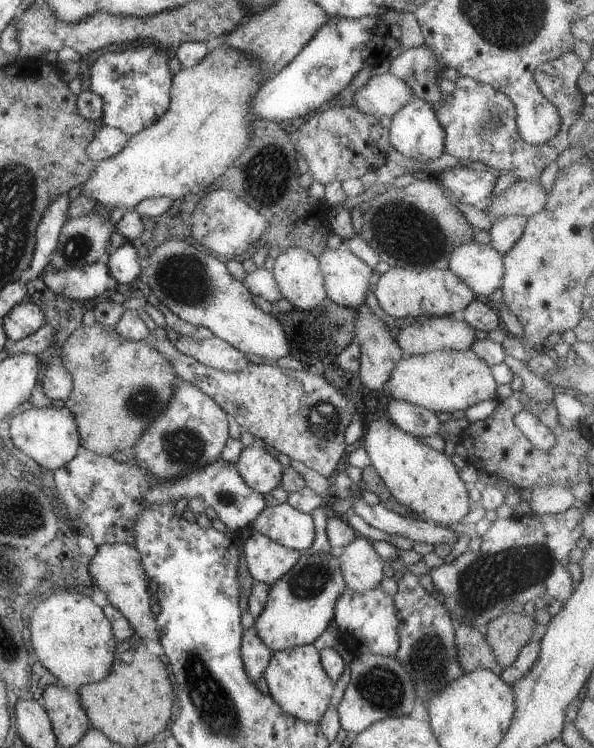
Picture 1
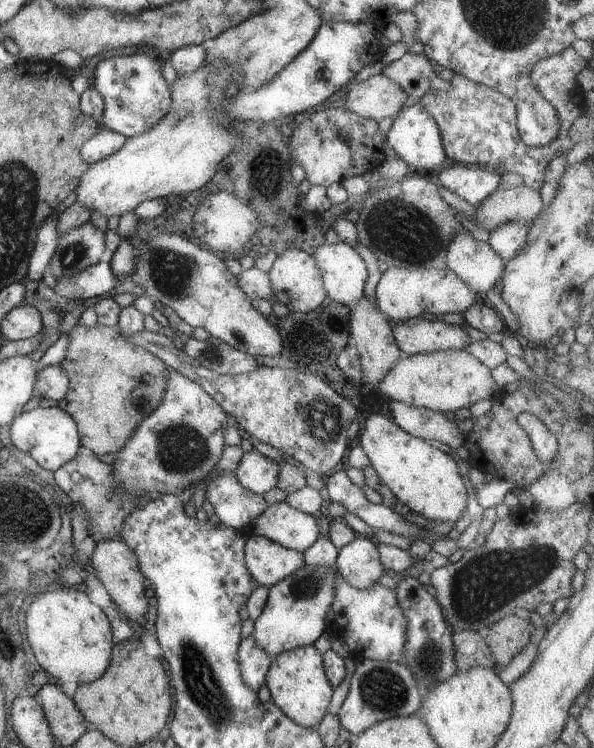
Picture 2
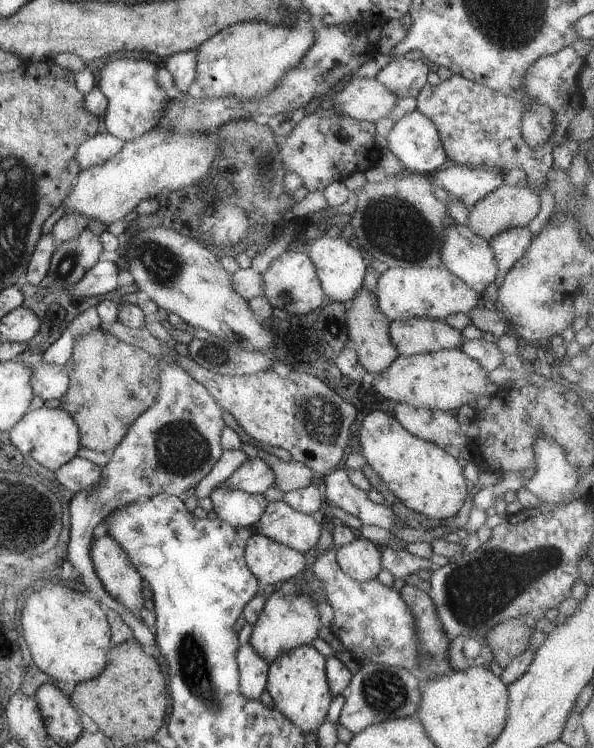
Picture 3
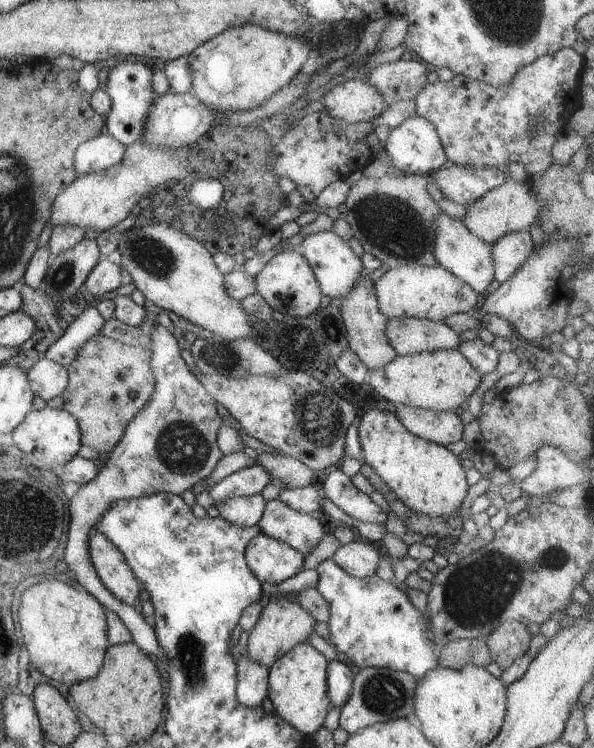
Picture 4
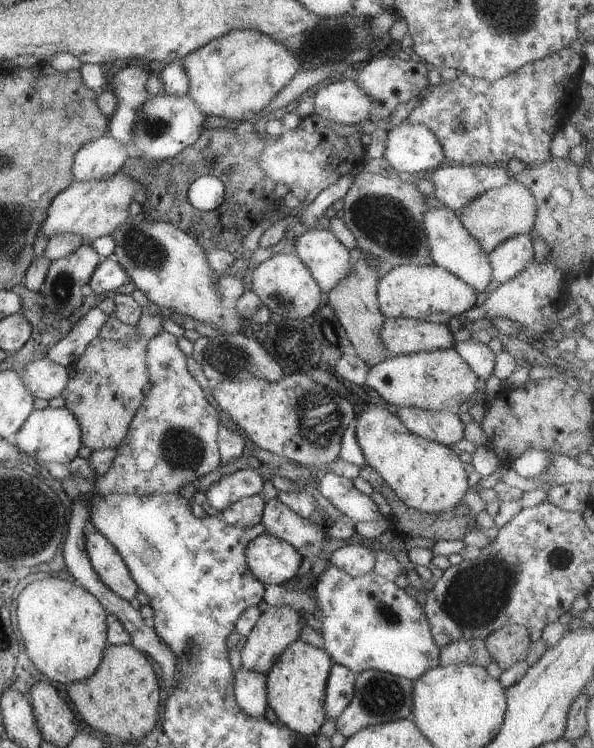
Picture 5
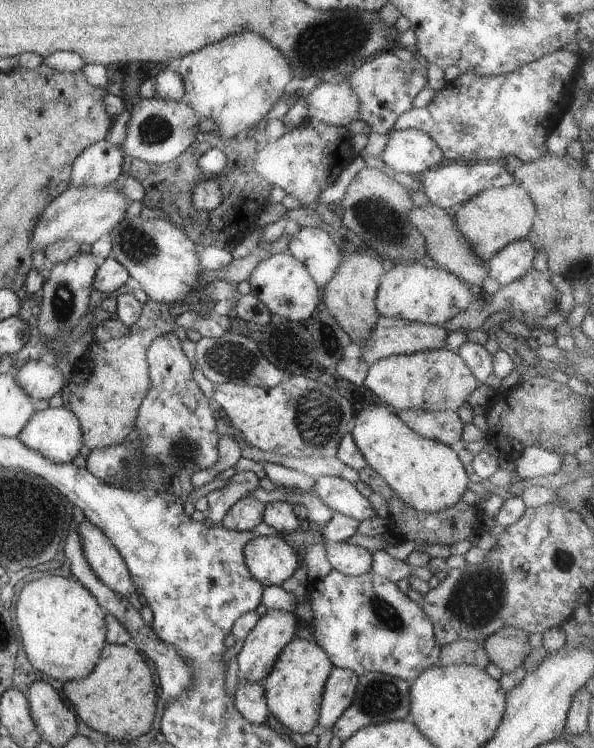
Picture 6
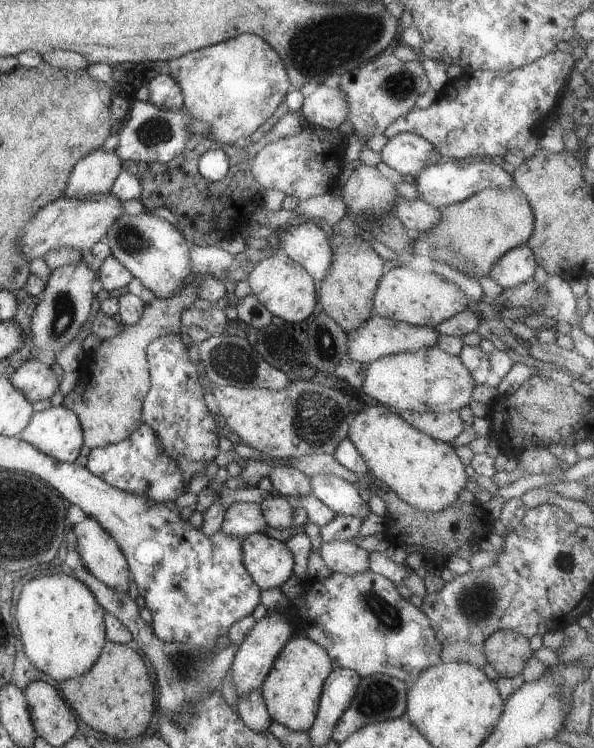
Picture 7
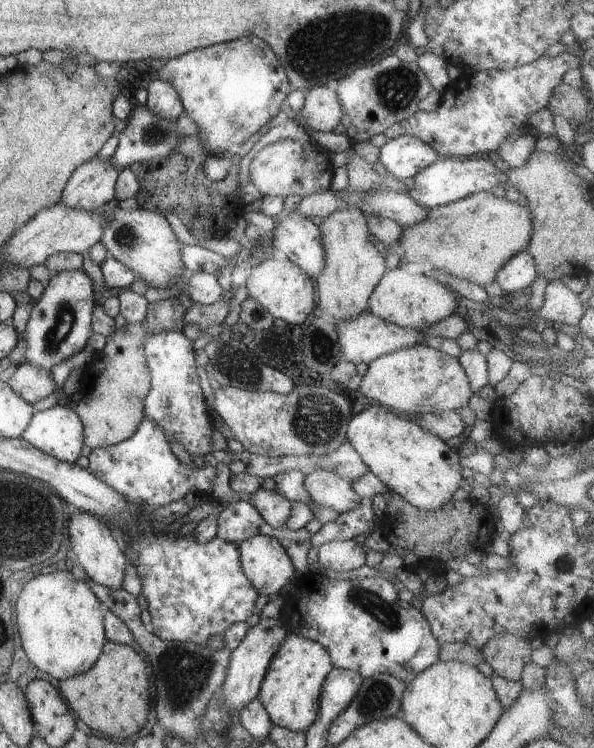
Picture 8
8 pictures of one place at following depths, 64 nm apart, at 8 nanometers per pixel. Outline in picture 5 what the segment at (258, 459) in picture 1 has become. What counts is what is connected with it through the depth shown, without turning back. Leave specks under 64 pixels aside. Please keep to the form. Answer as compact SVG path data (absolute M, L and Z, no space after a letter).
M258 467L240 469L235 473L222 476L221 479L210 486L206 491L208 502L220 516L228 505L237 500L252 495L261 495L264 481Z

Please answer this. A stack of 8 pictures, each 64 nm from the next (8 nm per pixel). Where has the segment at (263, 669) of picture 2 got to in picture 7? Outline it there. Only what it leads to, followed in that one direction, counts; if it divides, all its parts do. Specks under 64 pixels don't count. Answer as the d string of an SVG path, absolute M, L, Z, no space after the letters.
M261 688L238 698L239 717L255 731L268 730L272 722Z

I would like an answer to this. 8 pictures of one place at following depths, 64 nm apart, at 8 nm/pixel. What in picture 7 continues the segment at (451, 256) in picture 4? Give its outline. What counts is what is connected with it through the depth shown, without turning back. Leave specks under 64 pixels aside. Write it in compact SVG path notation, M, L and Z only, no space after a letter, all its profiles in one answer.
M395 196L395 204L391 205L398 218L412 233L427 233L441 221L441 210L427 202L417 199L409 202L404 197Z

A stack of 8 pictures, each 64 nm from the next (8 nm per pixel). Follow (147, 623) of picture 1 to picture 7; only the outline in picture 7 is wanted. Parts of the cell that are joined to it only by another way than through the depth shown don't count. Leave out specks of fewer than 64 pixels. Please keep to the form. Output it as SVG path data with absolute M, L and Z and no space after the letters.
M92 517L73 525L75 550L81 563L107 587L128 593L130 572L127 560L116 541Z

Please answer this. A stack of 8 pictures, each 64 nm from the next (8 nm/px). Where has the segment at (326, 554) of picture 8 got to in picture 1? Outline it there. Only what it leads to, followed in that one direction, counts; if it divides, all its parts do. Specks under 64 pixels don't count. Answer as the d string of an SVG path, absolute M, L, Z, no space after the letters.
M364 536L356 537L337 553L344 580L354 592L370 592L380 586L386 577L385 560L372 548L370 540Z

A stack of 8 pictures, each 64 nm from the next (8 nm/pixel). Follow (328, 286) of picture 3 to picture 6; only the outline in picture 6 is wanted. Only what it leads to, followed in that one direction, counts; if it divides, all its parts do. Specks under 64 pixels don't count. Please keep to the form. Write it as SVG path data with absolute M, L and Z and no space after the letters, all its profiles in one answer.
M308 224L292 235L287 252L304 264L321 290L338 272L343 259L334 237L324 228Z

